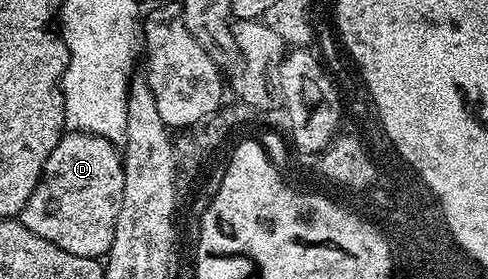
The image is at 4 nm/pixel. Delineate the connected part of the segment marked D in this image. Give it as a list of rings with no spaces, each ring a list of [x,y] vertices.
[[[72,130],[63,133],[56,148],[52,148],[52,156],[48,156],[40,180],[28,204],[24,204],[20,220],[24,228],[36,232],[36,236],[44,236],[44,240],[64,248],[64,252],[72,252],[72,256],[101,259],[112,248],[116,220],[120,216],[120,204],[123,200],[124,168],[119,147],[104,136]]]

